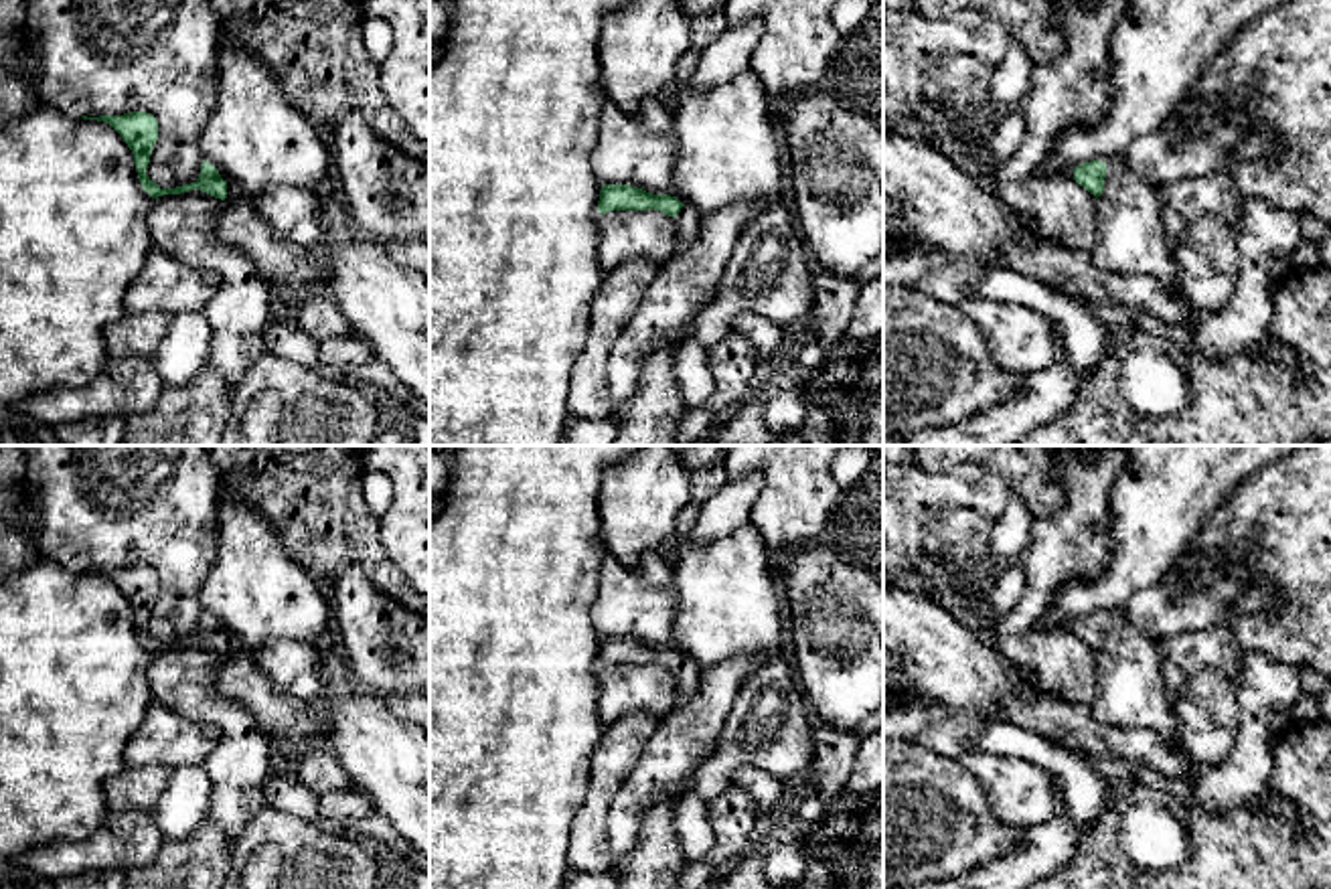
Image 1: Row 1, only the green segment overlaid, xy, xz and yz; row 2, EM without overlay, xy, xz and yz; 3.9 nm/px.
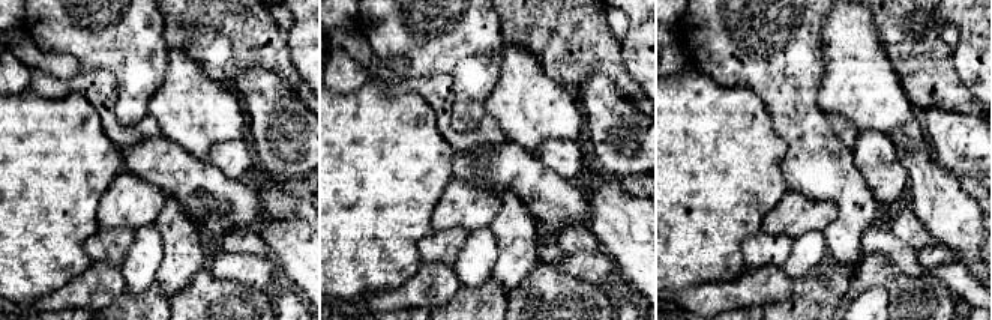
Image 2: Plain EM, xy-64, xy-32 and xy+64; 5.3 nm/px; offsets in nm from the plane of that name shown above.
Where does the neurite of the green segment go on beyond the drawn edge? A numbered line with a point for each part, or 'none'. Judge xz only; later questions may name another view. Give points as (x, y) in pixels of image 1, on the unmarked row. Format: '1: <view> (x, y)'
1: xz (687, 675)

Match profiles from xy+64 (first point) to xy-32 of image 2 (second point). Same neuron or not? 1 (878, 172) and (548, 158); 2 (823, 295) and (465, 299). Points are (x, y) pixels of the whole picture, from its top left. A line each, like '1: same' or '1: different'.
1: same
2: same

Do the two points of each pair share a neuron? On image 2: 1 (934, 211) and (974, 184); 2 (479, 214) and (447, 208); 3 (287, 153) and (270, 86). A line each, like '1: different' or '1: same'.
1: different
2: same
3: same

